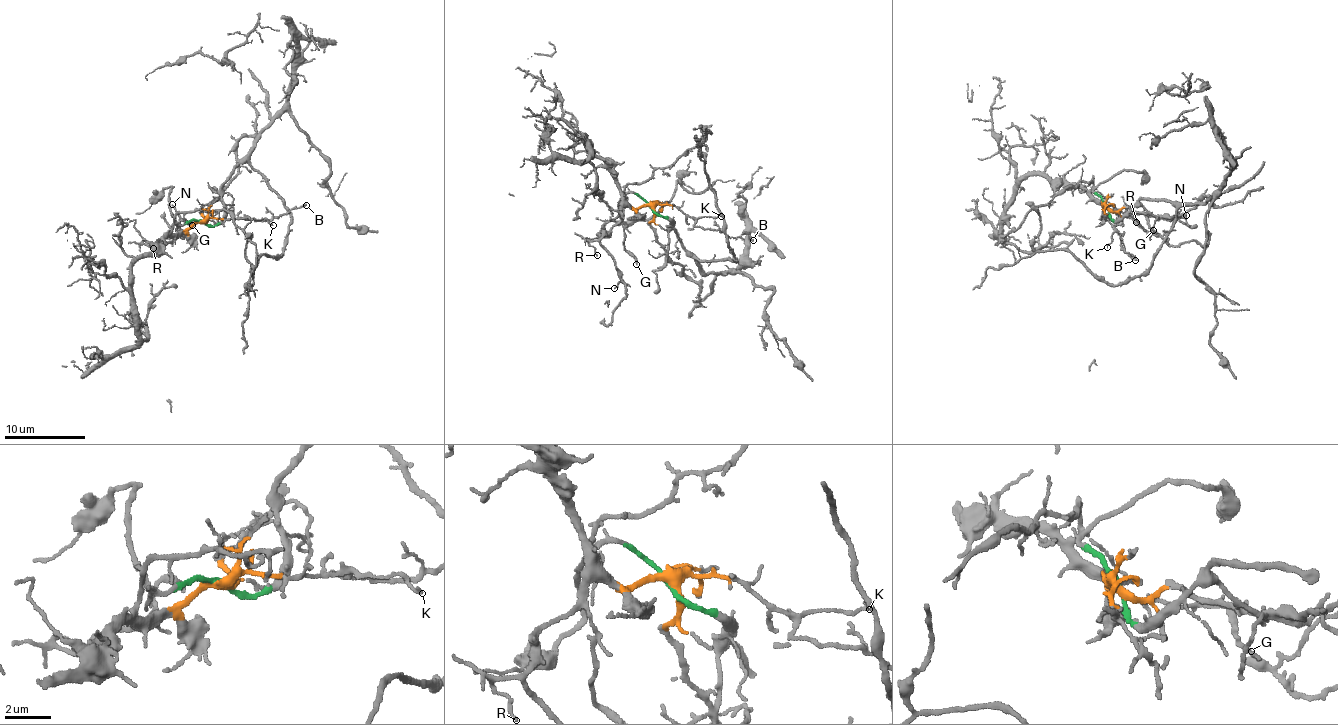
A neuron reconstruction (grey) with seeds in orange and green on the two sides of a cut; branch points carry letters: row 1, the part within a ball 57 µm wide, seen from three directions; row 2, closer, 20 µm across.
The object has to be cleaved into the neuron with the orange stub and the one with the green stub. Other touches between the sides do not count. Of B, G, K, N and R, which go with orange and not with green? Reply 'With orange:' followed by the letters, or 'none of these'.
With orange: B, G, K, N, R

